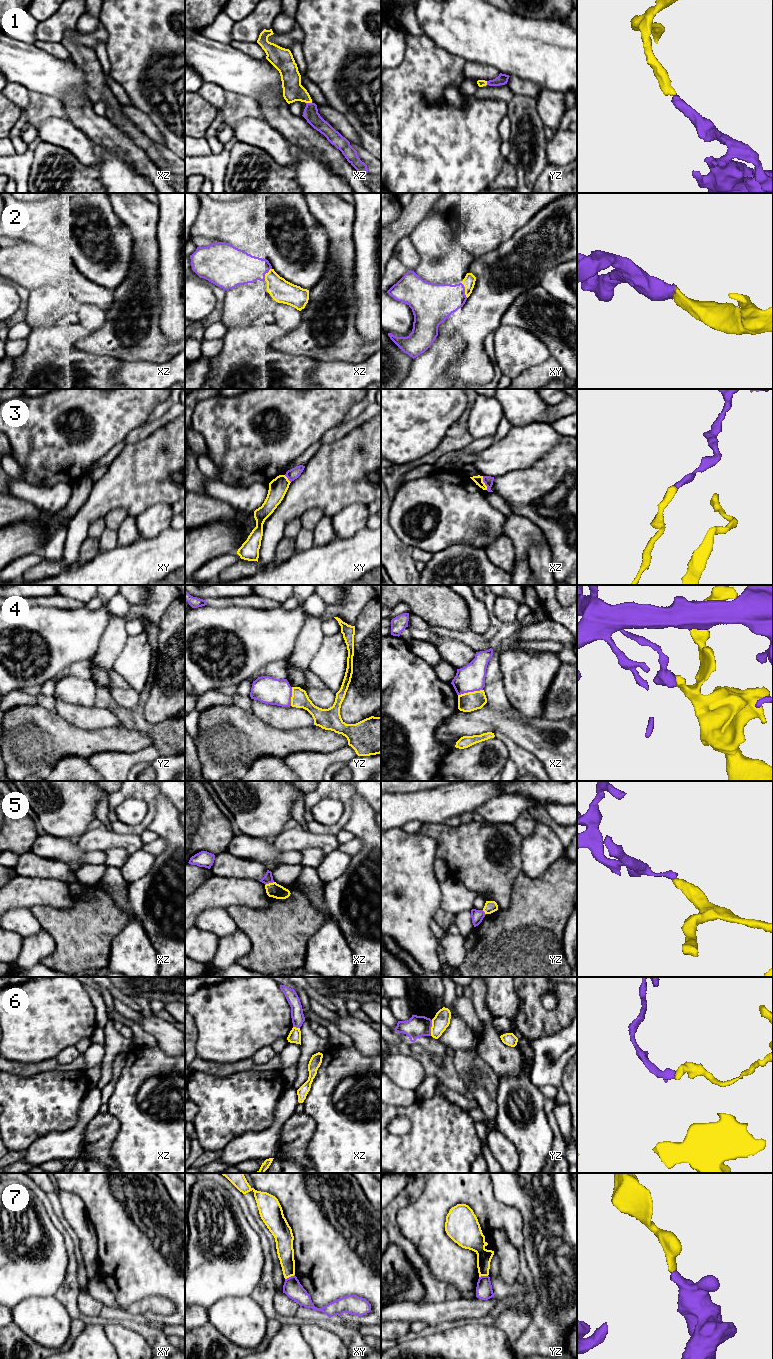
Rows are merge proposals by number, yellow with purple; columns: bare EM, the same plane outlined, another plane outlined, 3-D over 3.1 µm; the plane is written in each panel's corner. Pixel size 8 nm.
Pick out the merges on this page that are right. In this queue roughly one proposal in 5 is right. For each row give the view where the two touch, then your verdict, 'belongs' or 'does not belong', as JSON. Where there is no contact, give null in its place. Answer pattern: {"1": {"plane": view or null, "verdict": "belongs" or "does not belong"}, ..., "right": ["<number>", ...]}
{"1": {"plane": "xz", "verdict": "belongs"}, "2": {"plane": "xy", "verdict": "belongs"}, "3": {"plane": "xz", "verdict": "does not belong"}, "4": {"plane": "xz", "verdict": "does not belong"}, "5": {"plane": "xz", "verdict": "does not belong"}, "6": {"plane": "yz", "verdict": "does not belong"}, "7": {"plane": "xy", "verdict": "does not belong"}, "right": ["1", "2"]}

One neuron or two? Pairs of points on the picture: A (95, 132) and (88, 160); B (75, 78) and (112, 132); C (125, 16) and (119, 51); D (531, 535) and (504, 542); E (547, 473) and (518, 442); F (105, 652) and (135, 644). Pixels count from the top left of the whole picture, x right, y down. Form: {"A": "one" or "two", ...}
{"A": "two", "B": "two", "C": "one", "D": "one", "E": "two", "F": "two"}

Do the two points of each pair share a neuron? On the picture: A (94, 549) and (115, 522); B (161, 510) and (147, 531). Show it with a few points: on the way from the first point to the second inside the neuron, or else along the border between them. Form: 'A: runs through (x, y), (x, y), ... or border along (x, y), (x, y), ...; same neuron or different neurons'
A: runs through (95, 542), (108, 529); same neuron
B: runs through (159, 515), (149, 526); same neuron

